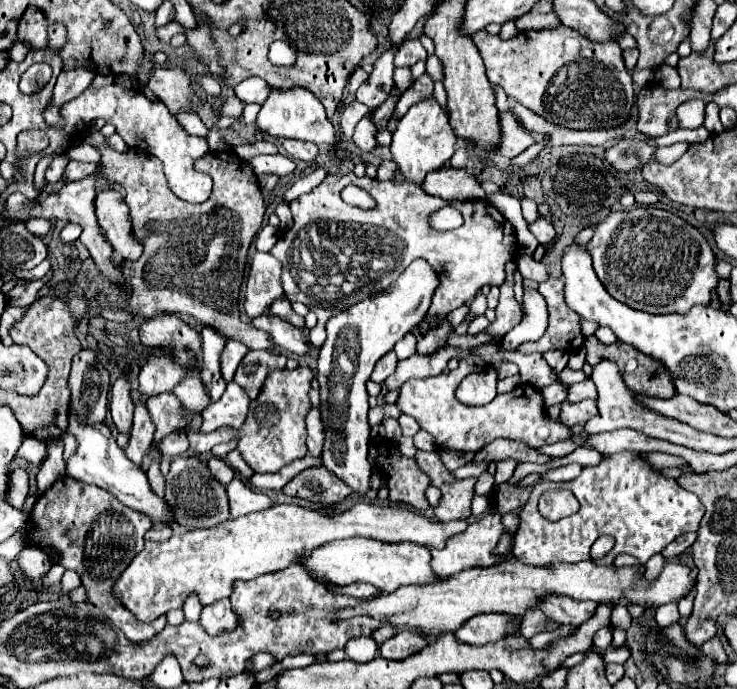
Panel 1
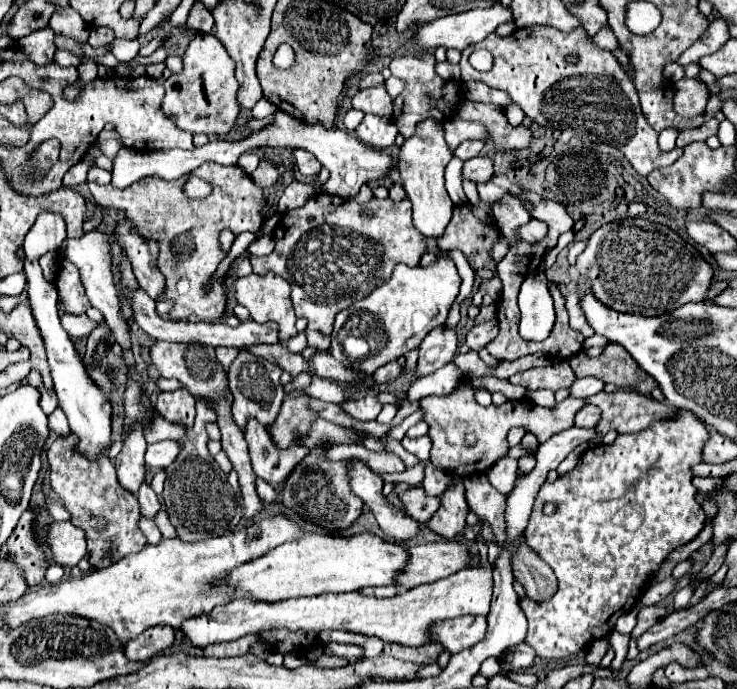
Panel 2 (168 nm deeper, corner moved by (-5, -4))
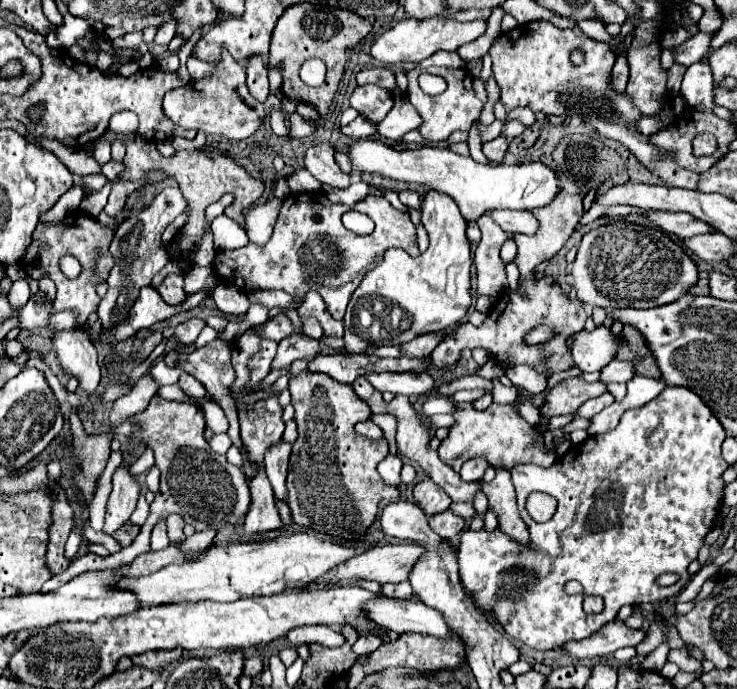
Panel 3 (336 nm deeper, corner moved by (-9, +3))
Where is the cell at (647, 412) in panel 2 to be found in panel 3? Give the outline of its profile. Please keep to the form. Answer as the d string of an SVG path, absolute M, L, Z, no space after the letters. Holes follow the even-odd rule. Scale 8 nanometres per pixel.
M566 378L548 392L546 404L540 410L540 414L546 418L552 418L552 416L560 416L560 414L576 413L586 400L602 396L606 392L608 392L608 388L602 382L588 384L582 378Z

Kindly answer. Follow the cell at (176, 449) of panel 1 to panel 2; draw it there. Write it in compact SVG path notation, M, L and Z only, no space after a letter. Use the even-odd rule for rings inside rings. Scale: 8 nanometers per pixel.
M160 441L160 443L148 445L146 465L156 467L156 469L166 469L166 465L176 459L178 449L180 447L176 445L176 441Z

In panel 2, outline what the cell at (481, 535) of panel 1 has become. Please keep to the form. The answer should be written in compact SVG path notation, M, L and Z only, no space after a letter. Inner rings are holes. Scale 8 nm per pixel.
M440 541L412 545L408 549L408 565L396 575L396 585L406 589L444 579L470 563L468 549L458 541Z

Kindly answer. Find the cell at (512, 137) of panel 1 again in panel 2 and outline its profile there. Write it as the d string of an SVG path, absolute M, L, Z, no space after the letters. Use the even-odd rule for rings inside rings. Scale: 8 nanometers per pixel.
M464 99L458 107L458 117L466 121L478 121L484 123L490 139L494 141L496 151L510 151L510 149L524 149L530 145L530 129L520 125L520 127L510 127L504 109L498 105L486 105L478 101L468 101Z

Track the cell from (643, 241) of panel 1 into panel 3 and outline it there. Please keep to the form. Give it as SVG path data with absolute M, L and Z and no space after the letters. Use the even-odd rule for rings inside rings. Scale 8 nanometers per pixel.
M626 220L598 226L584 234L572 268L572 282L580 302L614 308L656 308L688 294L698 282L698 266L666 232Z

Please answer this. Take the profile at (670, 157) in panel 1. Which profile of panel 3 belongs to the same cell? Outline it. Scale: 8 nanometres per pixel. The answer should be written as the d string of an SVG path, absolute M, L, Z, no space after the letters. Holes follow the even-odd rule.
M536 20L500 34L492 42L488 54L492 58L494 78L500 86L500 98L506 104L506 110L516 106L530 106L534 112L544 112L550 116L580 116L586 124L596 128L600 136L622 142L648 170L656 172L668 186L690 190L698 188L700 174L676 164L674 156L660 152L660 148L652 144L648 136L636 130L642 112L634 106L632 98L626 92L612 90L612 86L596 86L610 76L610 70L616 62L616 54L608 44L588 38L580 28L560 30L550 22ZM576 46L586 52L586 62L582 66L574 66L568 60Z

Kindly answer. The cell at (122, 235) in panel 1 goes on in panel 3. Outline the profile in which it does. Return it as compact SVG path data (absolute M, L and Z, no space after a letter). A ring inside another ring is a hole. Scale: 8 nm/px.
M168 274L156 290L164 298L164 302L168 302L168 304L180 304L186 298L182 274Z

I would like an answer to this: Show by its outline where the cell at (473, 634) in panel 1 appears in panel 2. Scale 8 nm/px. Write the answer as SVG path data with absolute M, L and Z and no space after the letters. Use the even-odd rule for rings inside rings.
M456 617L452 621L440 621L440 625L432 625L432 643L444 645L454 655L482 641L484 633L484 617Z

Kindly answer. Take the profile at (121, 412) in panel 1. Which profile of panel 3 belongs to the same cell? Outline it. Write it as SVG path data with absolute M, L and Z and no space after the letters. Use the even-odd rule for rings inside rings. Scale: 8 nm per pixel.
M118 466L112 476L112 494L106 504L106 524L104 532L112 534L124 522L130 520L138 496L140 496L140 480L128 470L128 466Z

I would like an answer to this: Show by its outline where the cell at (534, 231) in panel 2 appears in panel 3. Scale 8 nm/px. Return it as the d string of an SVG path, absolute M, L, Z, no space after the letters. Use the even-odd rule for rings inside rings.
M492 210L492 218L502 226L506 232L520 232L520 234L534 234L538 230L538 220L532 212L522 210Z

